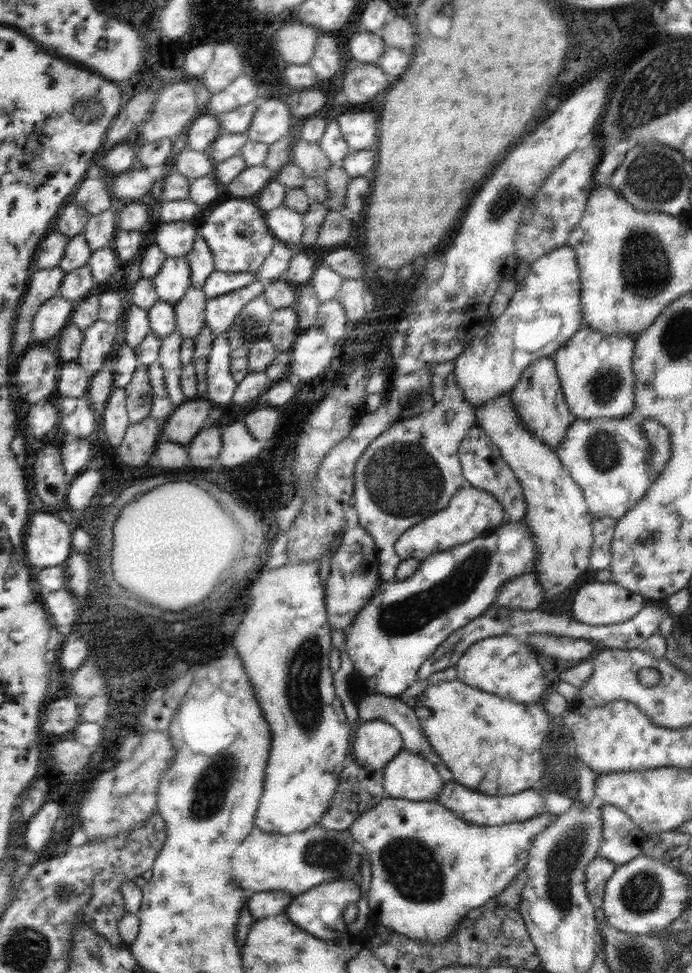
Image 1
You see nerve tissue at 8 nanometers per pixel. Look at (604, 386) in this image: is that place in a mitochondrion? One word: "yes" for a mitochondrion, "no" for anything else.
yes

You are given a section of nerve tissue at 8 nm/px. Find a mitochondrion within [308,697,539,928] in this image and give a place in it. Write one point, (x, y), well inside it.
(412, 868)

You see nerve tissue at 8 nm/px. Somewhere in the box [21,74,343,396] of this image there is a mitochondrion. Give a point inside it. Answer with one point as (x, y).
(83, 111)

